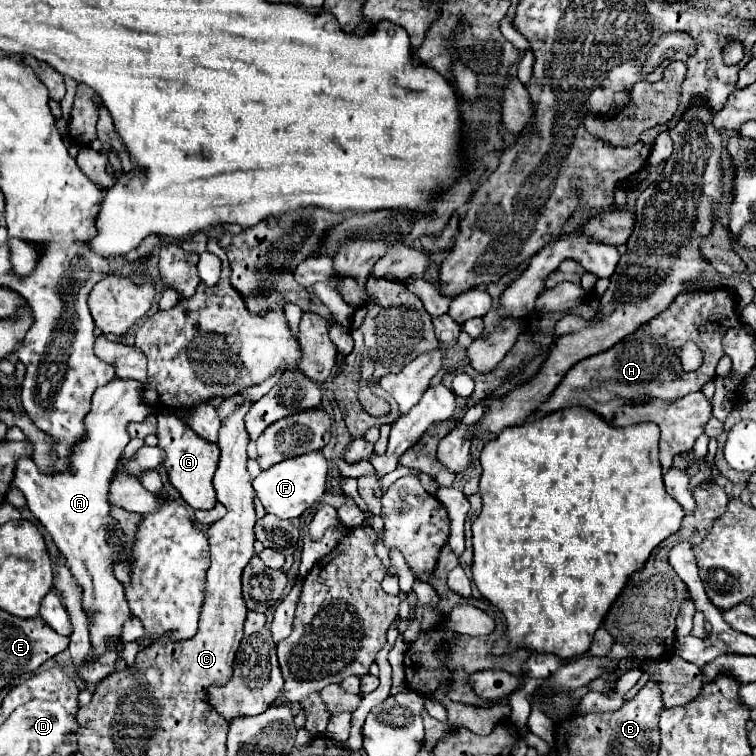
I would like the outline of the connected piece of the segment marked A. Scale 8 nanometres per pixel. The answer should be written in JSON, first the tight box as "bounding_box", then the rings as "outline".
{"bounding_box":[13,378,155,656],"outline":[[[113,378],[105,386],[97,388],[95,394],[93,394],[91,412],[85,418],[87,436],[81,442],[77,442],[77,446],[73,446],[73,472],[69,472],[69,474],[53,474],[53,476],[41,474],[37,470],[35,462],[29,460],[29,458],[19,460],[17,468],[15,468],[13,486],[17,486],[25,494],[31,514],[53,536],[53,542],[65,554],[65,558],[69,562],[69,568],[73,570],[73,576],[77,578],[77,584],[83,588],[85,612],[87,612],[89,624],[91,624],[91,642],[93,642],[93,648],[95,648],[97,656],[107,650],[107,644],[105,644],[107,636],[117,636],[117,642],[113,644],[113,648],[119,654],[121,628],[123,628],[123,622],[131,618],[129,604],[125,602],[125,594],[123,594],[123,584],[113,576],[113,556],[119,554],[119,550],[121,550],[119,546],[125,544],[125,536],[123,536],[123,530],[119,528],[117,520],[113,520],[109,516],[109,508],[111,508],[109,502],[107,502],[109,484],[111,484],[111,476],[113,476],[113,472],[117,468],[117,462],[119,462],[127,442],[131,440],[129,432],[127,432],[127,426],[131,422],[143,422],[153,412],[155,410],[143,398],[143,384],[141,382],[127,380],[127,378]]]}

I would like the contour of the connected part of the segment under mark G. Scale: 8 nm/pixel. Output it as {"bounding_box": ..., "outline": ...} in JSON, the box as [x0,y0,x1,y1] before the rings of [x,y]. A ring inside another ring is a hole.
{"bounding_box":[157,412,225,526],"outline":[[[159,412],[157,420],[159,420],[159,426],[157,426],[159,444],[157,446],[161,450],[165,450],[165,454],[167,454],[167,460],[165,460],[163,466],[167,468],[171,484],[179,490],[181,498],[193,510],[197,510],[195,512],[195,520],[199,524],[207,524],[209,526],[209,524],[217,522],[219,518],[225,516],[225,506],[221,506],[221,502],[217,502],[215,490],[213,490],[213,482],[211,482],[213,474],[217,470],[217,464],[219,464],[219,446],[213,444],[213,442],[203,440],[201,436],[197,436],[179,416],[175,416],[171,412]]]}

